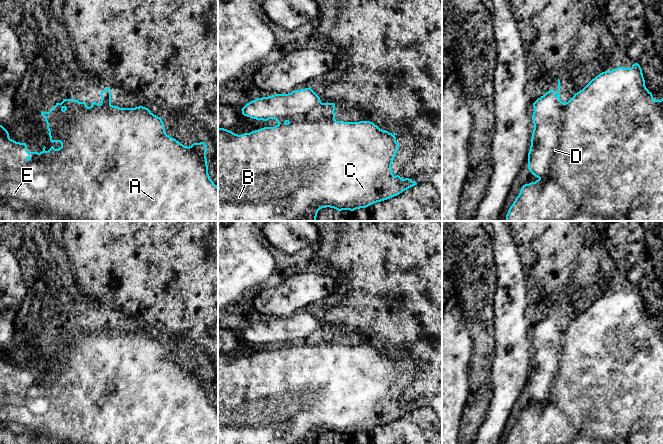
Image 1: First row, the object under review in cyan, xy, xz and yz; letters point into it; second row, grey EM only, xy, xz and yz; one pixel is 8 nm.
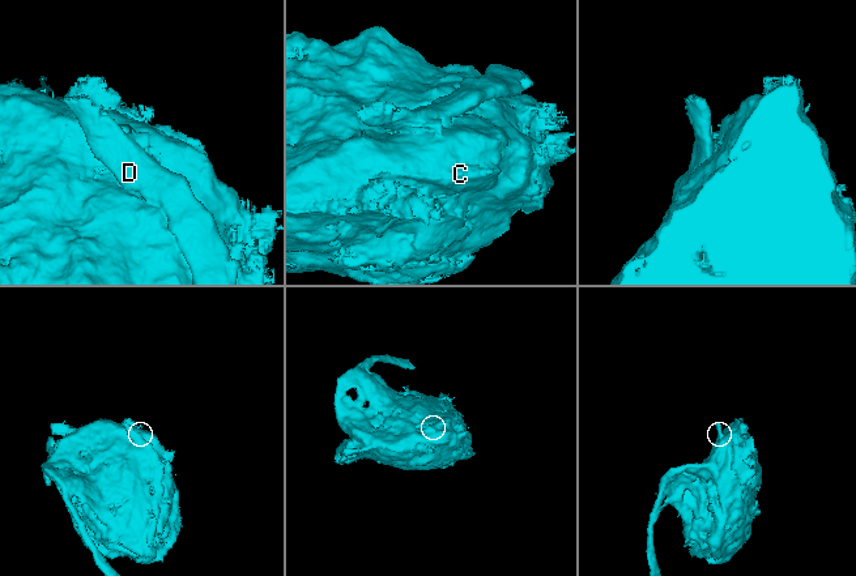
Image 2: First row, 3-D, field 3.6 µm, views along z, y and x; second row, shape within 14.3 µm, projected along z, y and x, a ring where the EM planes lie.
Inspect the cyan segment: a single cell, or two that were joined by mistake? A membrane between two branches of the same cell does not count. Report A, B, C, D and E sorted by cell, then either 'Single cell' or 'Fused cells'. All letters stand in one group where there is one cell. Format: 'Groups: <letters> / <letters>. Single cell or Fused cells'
Groups: A B C E / D. Fused cells

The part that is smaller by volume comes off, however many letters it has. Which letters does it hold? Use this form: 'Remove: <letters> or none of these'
Remove: D

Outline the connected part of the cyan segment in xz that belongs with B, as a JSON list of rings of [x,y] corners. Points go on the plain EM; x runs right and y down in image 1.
[[[370,345],[285,346],[241,359],[218,352],[218,444],[316,444],[317,437],[322,432],[330,431],[339,436],[354,435],[397,420],[417,407],[409,402],[402,403],[399,399],[395,400],[392,396],[391,388],[399,372],[396,359],[395,356],[392,358],[380,353]]]

